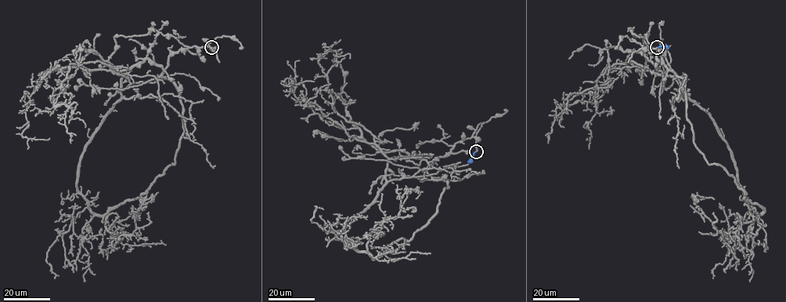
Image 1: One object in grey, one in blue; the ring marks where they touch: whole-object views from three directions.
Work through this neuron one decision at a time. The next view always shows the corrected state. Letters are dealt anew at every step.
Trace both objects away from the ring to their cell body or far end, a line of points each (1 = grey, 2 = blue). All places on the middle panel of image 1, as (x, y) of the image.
1: (476, 150), (470, 137), (434, 160), (448, 187), (437, 212), (374, 259), (369, 234), (408, 190), (400, 209)
2: (476, 150), (468, 162)

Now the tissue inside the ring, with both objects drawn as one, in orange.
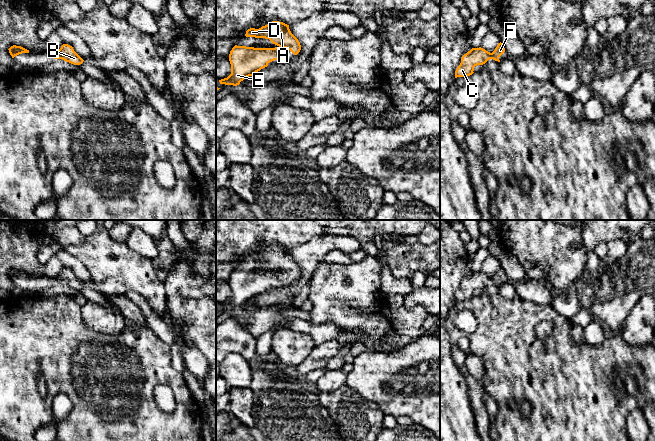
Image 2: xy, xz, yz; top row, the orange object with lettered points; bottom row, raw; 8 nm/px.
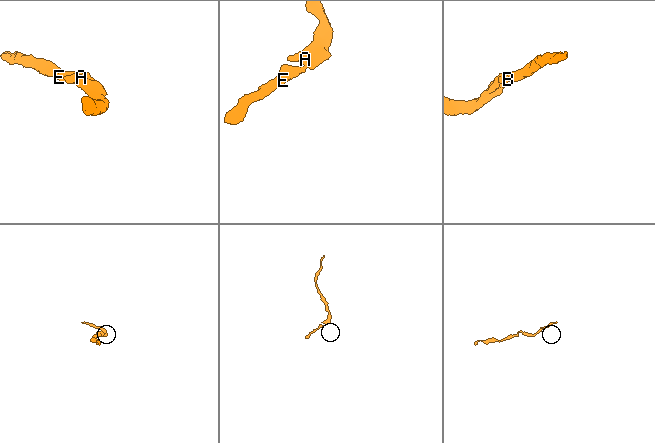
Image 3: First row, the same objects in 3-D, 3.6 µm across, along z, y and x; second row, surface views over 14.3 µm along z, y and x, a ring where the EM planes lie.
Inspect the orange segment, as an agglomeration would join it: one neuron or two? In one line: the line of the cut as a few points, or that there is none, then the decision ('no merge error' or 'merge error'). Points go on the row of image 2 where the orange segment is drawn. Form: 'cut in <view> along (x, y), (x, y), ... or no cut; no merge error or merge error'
no cut; no merge error

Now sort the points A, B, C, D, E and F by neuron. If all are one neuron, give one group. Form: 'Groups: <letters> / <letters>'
Groups: A B C D E F

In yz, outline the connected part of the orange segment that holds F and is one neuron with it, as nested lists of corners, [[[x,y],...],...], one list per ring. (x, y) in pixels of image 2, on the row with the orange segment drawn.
[[[501,42],[497,45],[492,53],[481,47],[472,48],[462,56],[461,63],[455,71],[455,78],[472,75],[474,73],[473,71],[475,66],[483,65],[490,59],[500,62],[499,57],[504,52],[505,48]]]

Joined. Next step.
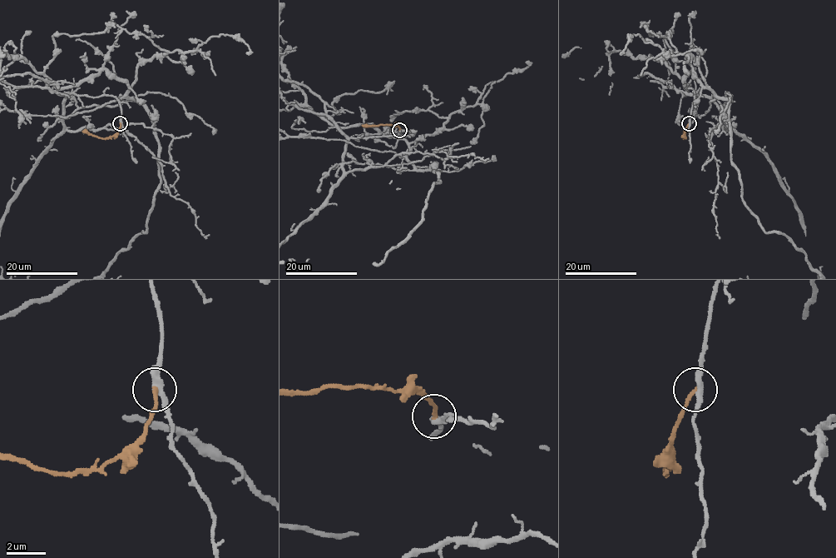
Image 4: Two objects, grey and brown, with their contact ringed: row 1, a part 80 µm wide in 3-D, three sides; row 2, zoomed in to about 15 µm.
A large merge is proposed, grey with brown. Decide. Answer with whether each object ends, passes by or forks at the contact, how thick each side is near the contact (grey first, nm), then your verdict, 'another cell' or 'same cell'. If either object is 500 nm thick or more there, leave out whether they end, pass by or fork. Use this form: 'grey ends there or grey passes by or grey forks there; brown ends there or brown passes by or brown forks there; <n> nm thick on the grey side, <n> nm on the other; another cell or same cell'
grey passes by; brown ends there; 320 nm thick on the grey side, 180 nm on the other; another cell

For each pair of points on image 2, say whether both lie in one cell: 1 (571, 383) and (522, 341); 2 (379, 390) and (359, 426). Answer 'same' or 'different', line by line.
1: same
2: different

